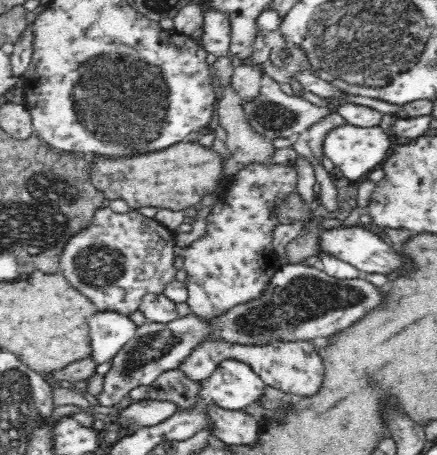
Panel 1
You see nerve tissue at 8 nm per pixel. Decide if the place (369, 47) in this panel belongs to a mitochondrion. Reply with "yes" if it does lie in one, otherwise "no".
yes

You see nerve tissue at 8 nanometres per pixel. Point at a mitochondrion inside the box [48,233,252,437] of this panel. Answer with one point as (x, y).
(99, 266)

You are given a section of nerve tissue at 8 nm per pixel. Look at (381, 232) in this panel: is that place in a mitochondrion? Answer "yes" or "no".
no

